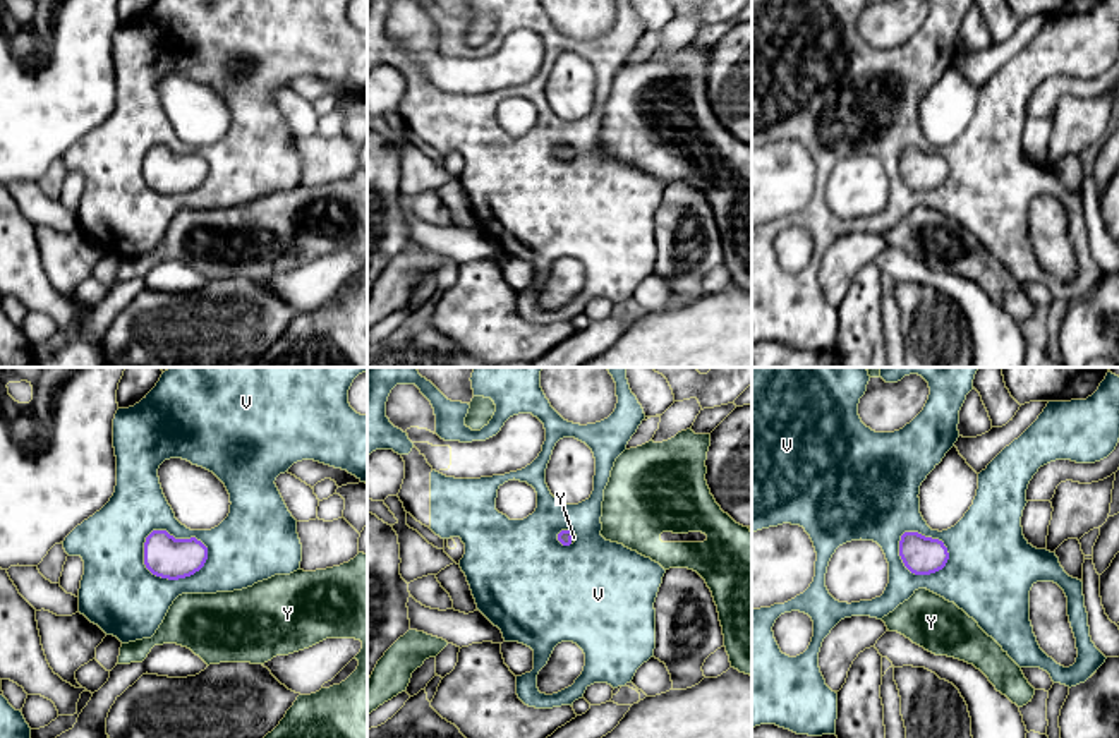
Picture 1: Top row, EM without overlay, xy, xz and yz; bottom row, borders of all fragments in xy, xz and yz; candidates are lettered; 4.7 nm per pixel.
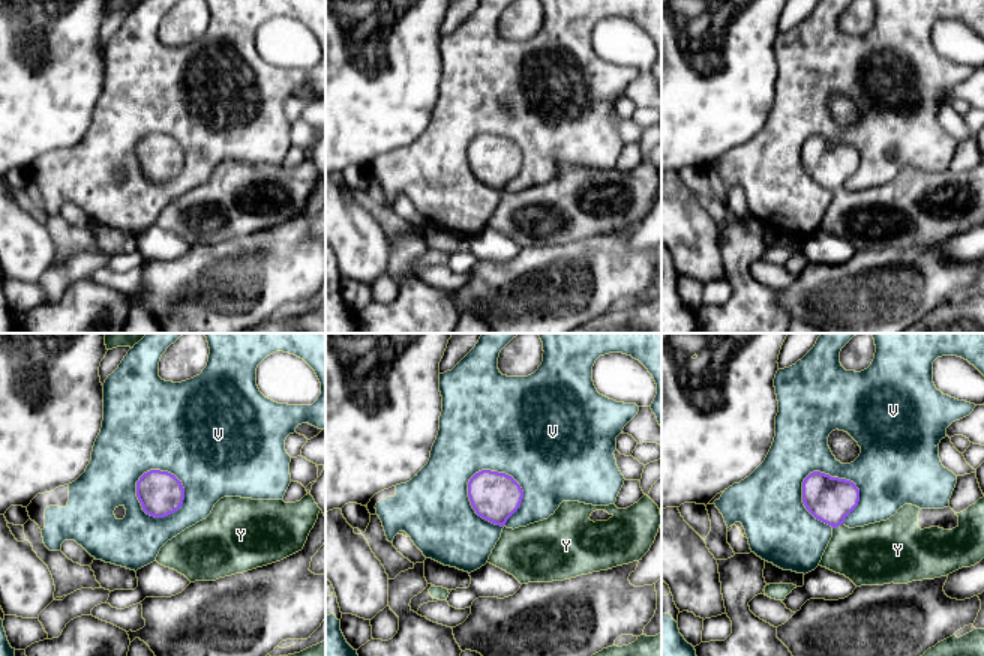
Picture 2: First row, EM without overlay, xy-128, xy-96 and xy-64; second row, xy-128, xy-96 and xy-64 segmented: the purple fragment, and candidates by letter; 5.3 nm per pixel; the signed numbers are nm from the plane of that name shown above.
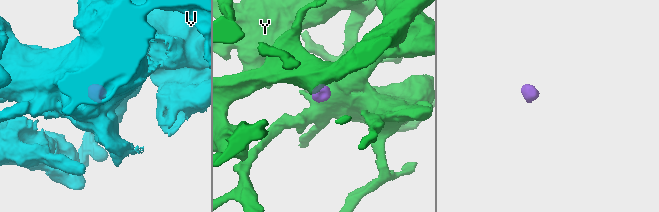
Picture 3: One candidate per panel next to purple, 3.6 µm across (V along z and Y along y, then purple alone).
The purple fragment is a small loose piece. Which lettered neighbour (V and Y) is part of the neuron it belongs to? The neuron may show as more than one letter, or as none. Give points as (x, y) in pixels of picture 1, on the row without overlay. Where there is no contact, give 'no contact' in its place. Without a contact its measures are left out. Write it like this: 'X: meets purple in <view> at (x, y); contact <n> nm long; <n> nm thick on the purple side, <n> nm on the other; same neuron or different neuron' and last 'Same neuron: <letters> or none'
V: meets purple in xy at (181, 193); contact 320 nm long; 200 nm thick on the purple side, 320 nm on the other; different neuron
Y: meets purple in xz at (570, 155); contact 50 nm long; 60 nm thick on the purple side, 20 nm on the other; same neuron
Same neuron: Y

